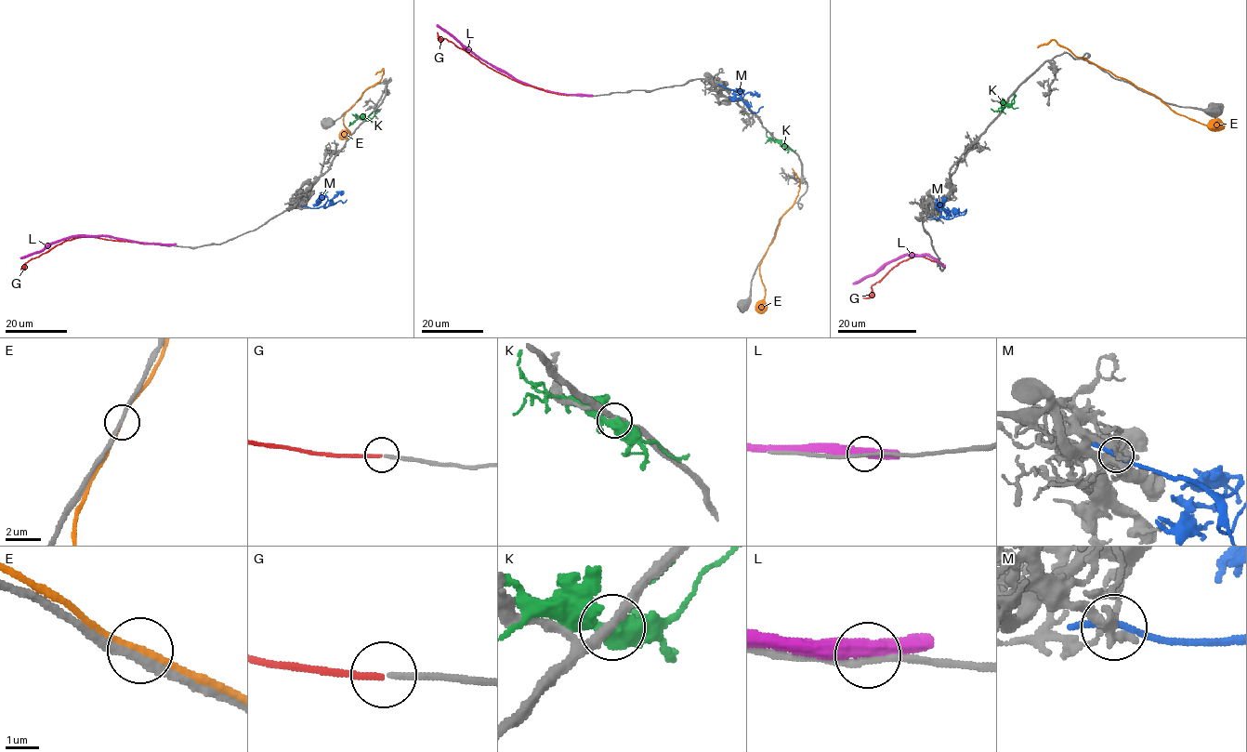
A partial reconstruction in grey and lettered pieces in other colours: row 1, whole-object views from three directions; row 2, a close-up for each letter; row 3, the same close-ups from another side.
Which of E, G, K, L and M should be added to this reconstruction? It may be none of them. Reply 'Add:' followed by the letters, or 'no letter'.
Add: G

